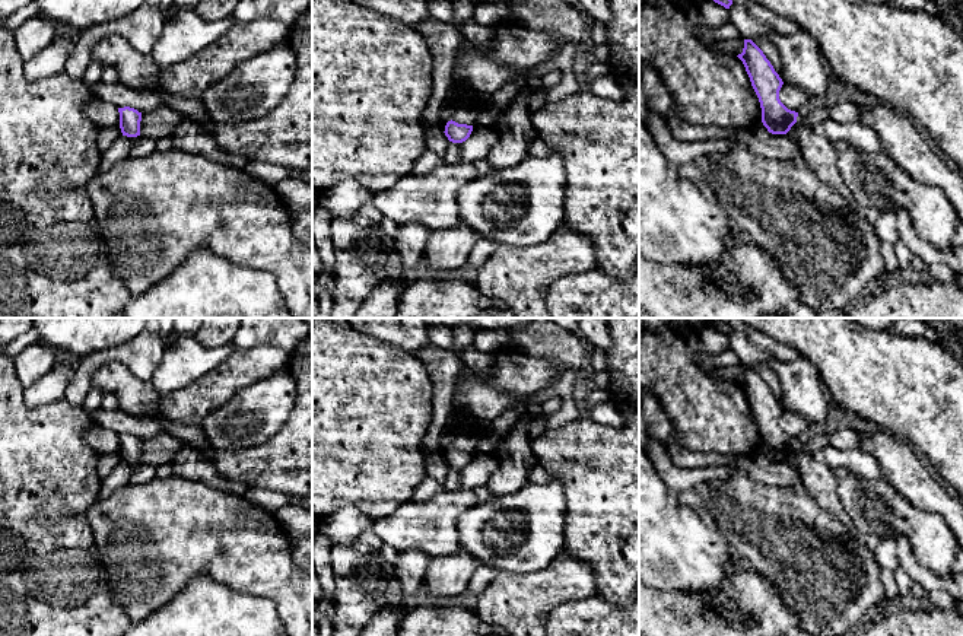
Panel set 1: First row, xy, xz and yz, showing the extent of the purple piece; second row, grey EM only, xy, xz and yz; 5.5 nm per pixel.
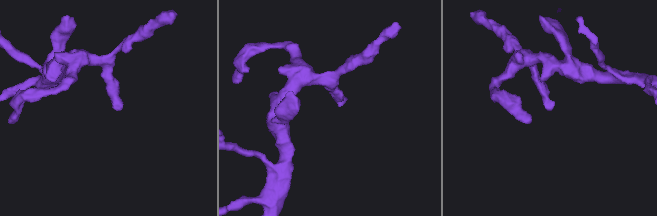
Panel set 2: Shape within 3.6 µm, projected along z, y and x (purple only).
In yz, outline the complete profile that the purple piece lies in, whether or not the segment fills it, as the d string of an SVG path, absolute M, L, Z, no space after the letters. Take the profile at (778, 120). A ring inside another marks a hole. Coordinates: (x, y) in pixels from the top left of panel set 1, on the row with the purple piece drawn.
M744 39L743 53L737 57L743 61L759 98L763 125L772 134L786 134L797 123L798 112L788 109L779 99L782 79L751 39Z

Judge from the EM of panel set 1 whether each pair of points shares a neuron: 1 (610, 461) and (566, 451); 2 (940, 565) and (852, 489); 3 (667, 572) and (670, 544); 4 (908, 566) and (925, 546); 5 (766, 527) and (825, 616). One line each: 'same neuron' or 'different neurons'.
1: same neuron
2: same neuron
3: same neuron
4: different neurons
5: same neuron

